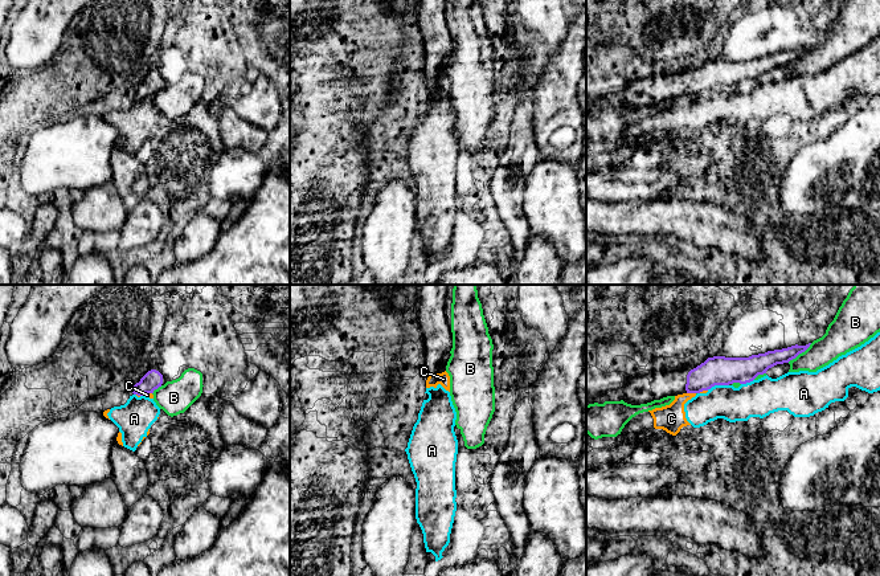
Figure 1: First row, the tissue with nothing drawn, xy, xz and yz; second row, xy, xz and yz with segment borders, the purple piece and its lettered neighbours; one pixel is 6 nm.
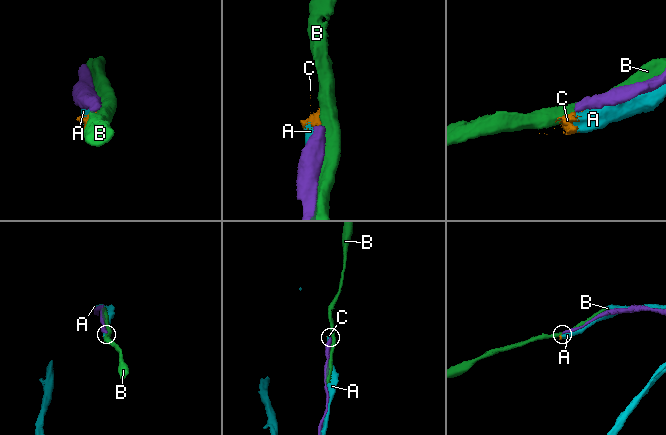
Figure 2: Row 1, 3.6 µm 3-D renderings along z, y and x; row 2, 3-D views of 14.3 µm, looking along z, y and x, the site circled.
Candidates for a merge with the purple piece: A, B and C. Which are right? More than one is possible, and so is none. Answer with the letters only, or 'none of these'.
none of these

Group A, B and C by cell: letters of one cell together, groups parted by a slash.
A C / B

